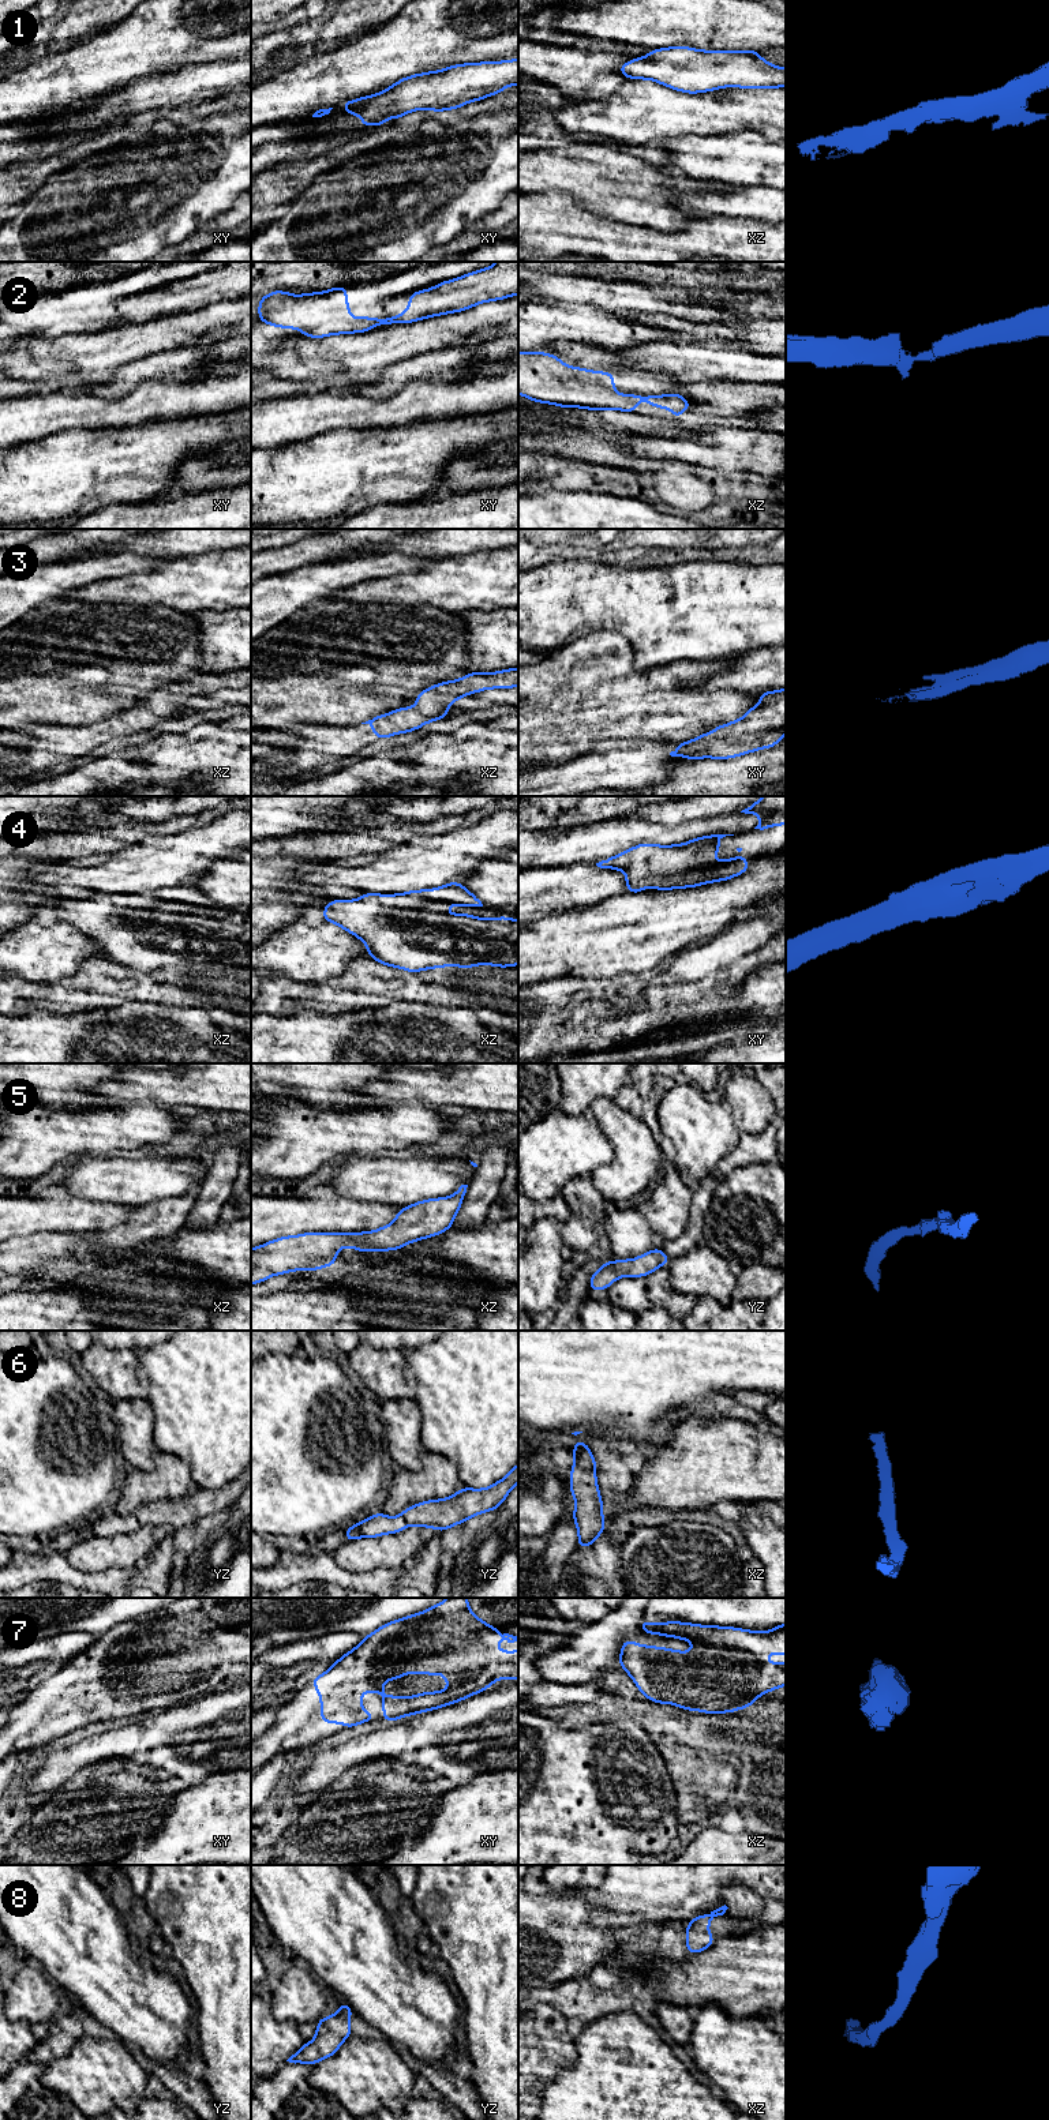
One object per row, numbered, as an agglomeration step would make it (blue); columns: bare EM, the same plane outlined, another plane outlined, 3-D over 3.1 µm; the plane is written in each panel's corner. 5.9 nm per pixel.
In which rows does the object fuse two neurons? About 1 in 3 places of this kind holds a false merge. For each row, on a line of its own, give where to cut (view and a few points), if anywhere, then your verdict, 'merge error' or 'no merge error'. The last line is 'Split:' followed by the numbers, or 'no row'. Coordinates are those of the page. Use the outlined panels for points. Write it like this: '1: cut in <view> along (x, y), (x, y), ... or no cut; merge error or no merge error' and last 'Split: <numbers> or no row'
1: no cut; no merge error
2: no cut; no merge error
3: no cut; no merge error
4: no cut; no merge error
5: no cut; no merge error
6: no cut; no merge error
7: no cut; no merge error
8: no cut; no merge error
Split: no row

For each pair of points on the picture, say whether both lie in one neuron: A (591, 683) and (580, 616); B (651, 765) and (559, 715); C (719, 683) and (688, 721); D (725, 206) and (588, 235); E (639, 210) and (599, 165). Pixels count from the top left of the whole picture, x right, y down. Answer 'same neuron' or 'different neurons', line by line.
A: different neurons
B: different neurons
C: different neurons
D: different neurons
E: same neuron

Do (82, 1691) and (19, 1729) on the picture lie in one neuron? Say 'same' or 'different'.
same

